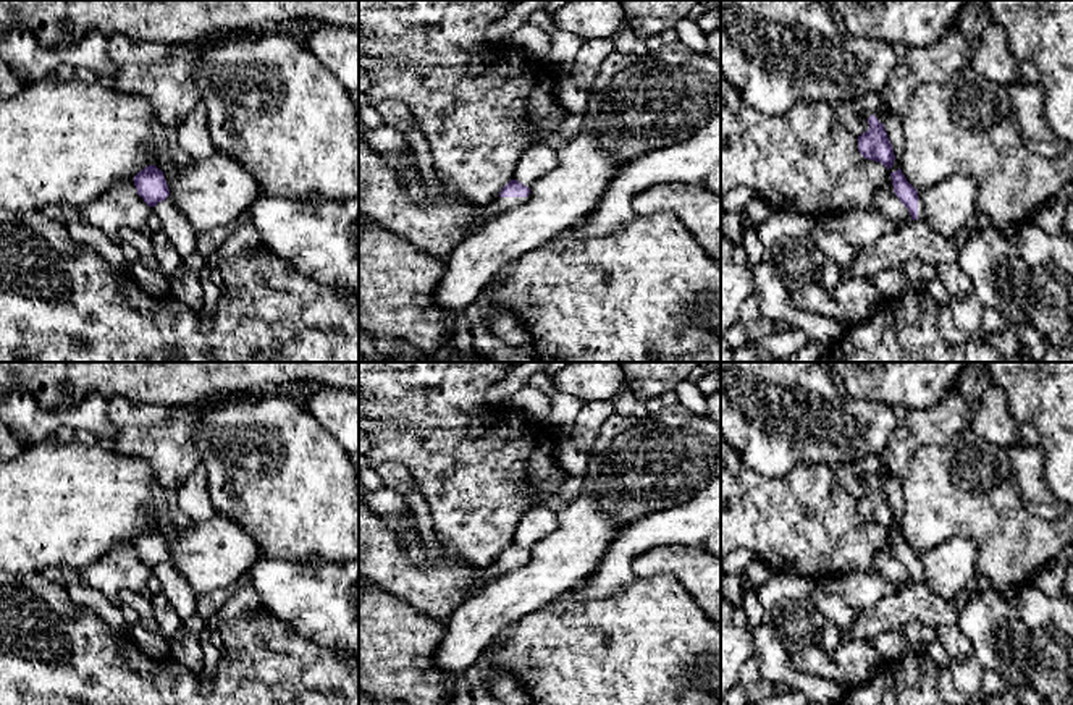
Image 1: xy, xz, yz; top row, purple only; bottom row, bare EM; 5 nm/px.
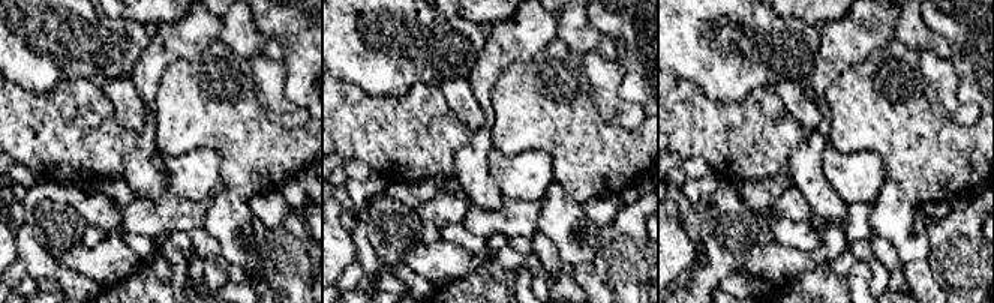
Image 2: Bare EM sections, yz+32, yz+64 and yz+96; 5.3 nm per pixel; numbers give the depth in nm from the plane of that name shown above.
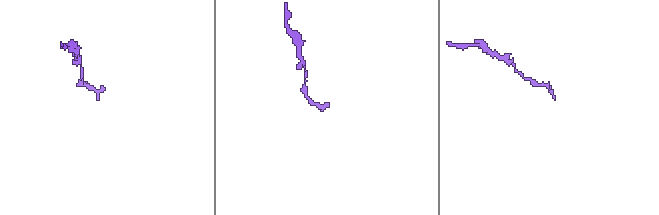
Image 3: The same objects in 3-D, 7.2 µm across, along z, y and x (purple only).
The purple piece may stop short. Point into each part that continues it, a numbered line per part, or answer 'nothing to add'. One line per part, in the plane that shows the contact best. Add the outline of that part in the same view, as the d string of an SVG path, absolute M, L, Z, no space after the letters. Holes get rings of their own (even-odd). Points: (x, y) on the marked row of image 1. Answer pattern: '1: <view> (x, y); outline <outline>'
1: xz (501, 204); outline M498 197L493 204L486 207L486 215L490 220L496 218L498 215L503 215L520 204L524 204L527 197Z

